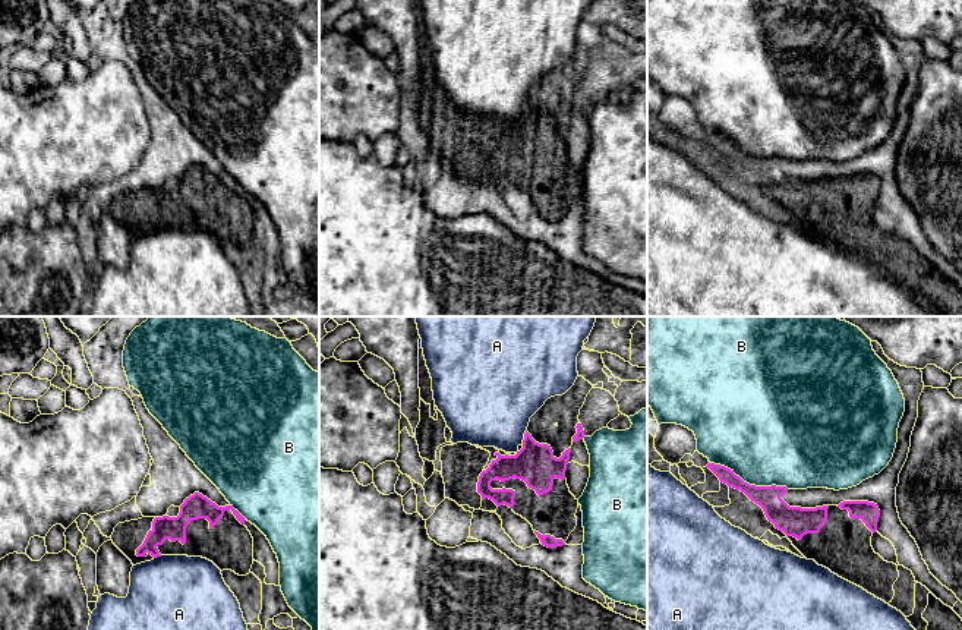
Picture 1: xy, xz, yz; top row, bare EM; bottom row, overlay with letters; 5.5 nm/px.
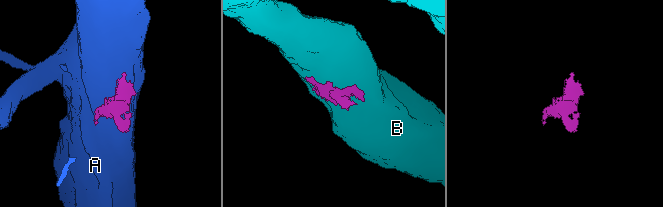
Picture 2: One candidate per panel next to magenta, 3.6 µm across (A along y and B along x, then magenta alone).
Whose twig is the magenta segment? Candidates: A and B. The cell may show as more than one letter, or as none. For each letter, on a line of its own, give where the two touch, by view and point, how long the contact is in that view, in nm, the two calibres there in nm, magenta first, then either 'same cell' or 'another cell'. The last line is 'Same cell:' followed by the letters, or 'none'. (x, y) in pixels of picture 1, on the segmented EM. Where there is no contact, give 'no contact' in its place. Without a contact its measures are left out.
A: xz (524, 437) | 80 nm | 220/440 nm | another cell
B: yz (748, 484) | 460 nm | 140/480 nm | another cell
Same cell: none

